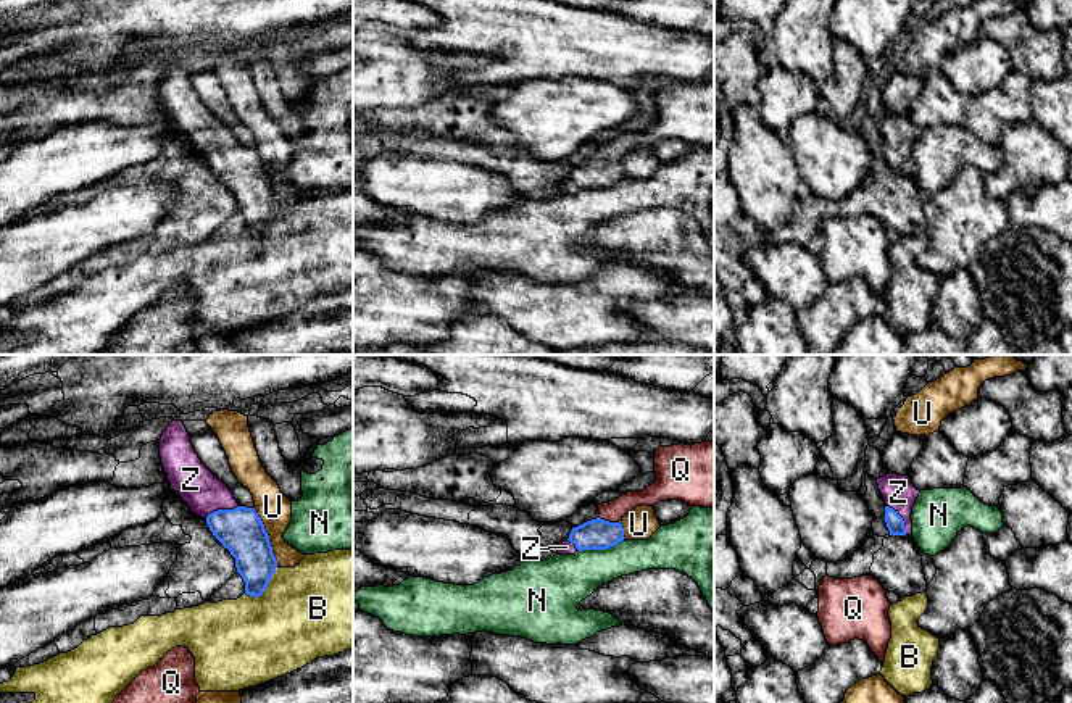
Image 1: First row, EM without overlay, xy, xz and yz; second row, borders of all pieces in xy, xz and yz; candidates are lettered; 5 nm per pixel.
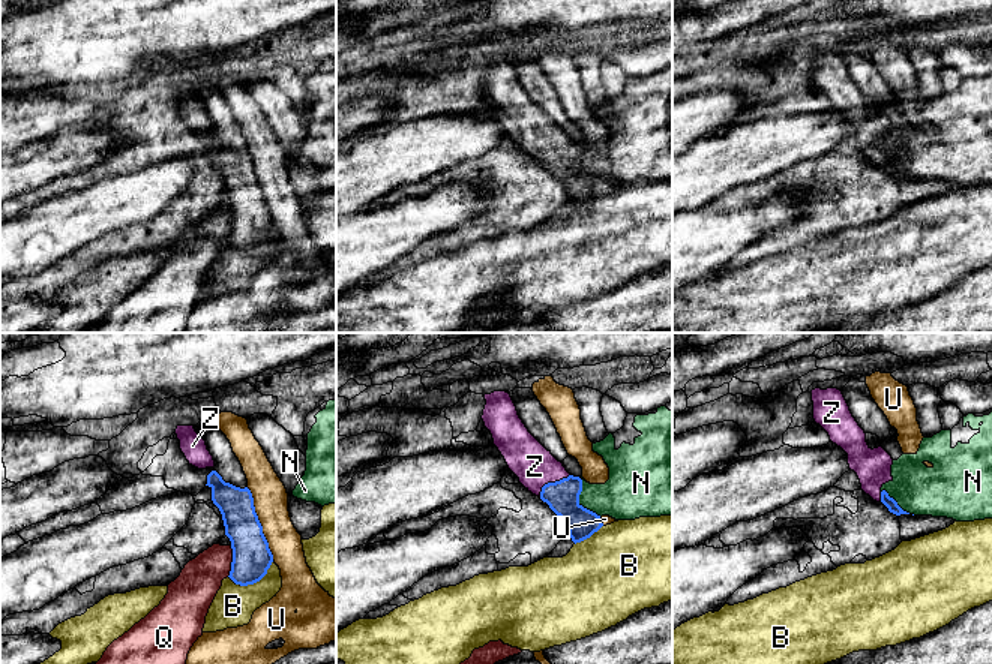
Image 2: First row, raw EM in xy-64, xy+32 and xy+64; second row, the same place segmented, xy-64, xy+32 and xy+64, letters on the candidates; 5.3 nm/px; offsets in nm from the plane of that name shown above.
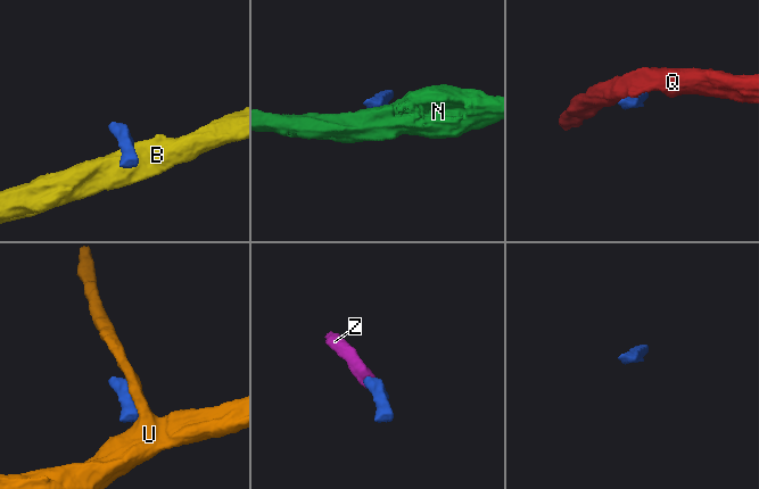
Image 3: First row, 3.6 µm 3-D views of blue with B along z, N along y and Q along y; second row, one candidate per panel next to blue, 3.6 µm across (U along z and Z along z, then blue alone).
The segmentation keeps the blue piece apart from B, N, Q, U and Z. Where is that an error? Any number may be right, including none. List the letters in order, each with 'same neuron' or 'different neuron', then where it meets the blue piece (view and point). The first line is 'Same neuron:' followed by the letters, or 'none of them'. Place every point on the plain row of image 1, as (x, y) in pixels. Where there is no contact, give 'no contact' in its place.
Same neuron: Z
B: different neuron | xy (266, 224)
N: different neuron | xz (600, 187)
Q: different neuron | xz (608, 160)
U: different neuron | xy (268, 176)
Z: same neuron | xy (221, 149)

